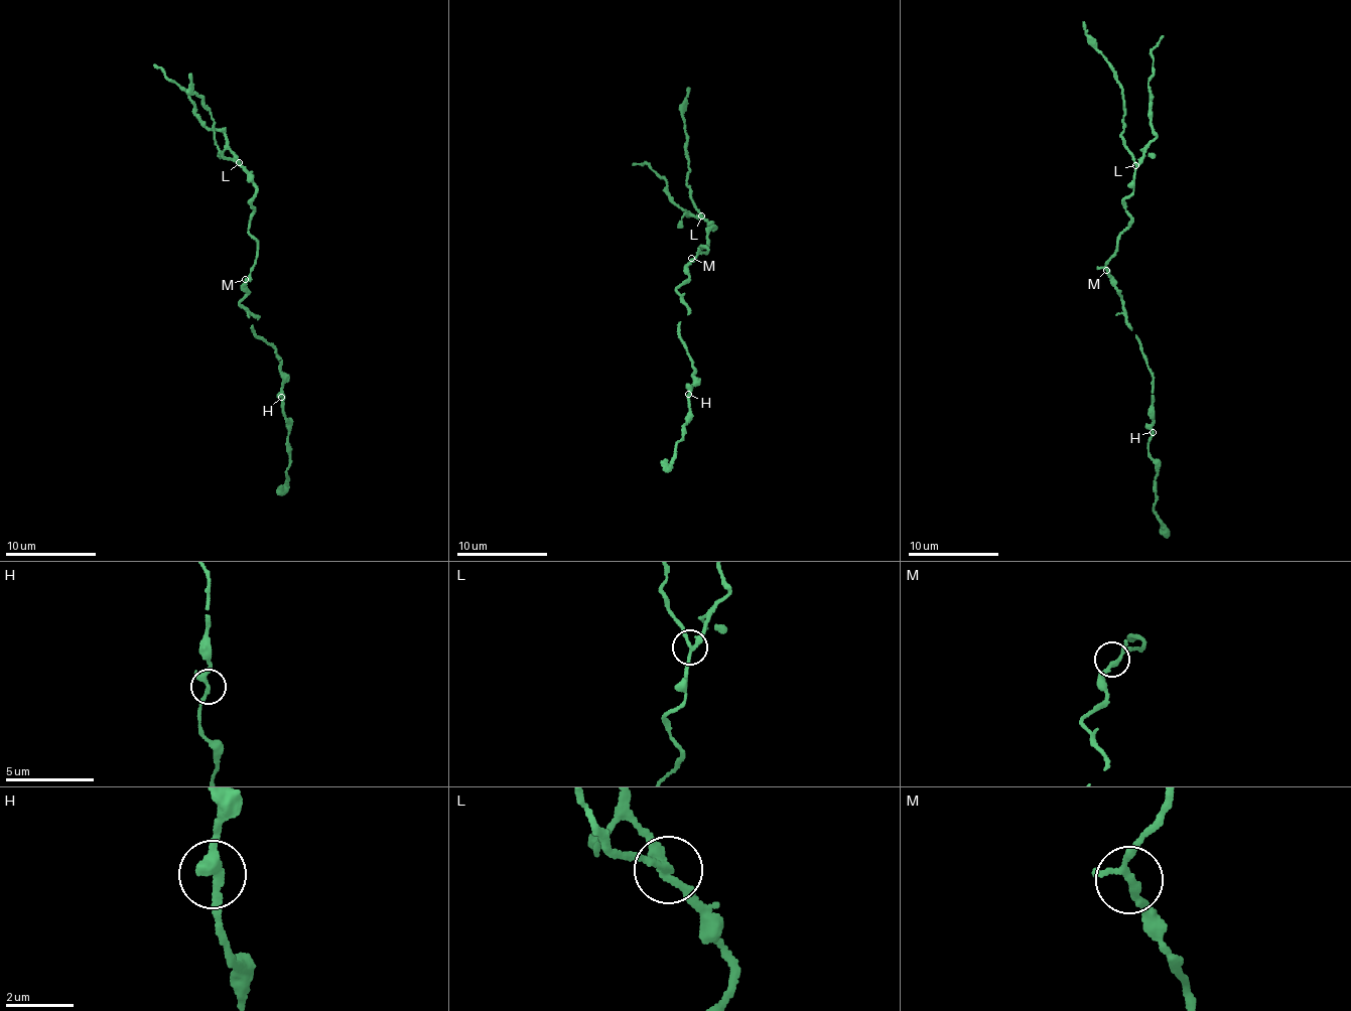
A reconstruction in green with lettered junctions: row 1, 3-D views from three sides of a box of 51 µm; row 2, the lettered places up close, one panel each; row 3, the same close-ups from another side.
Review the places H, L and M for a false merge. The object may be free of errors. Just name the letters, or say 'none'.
L

